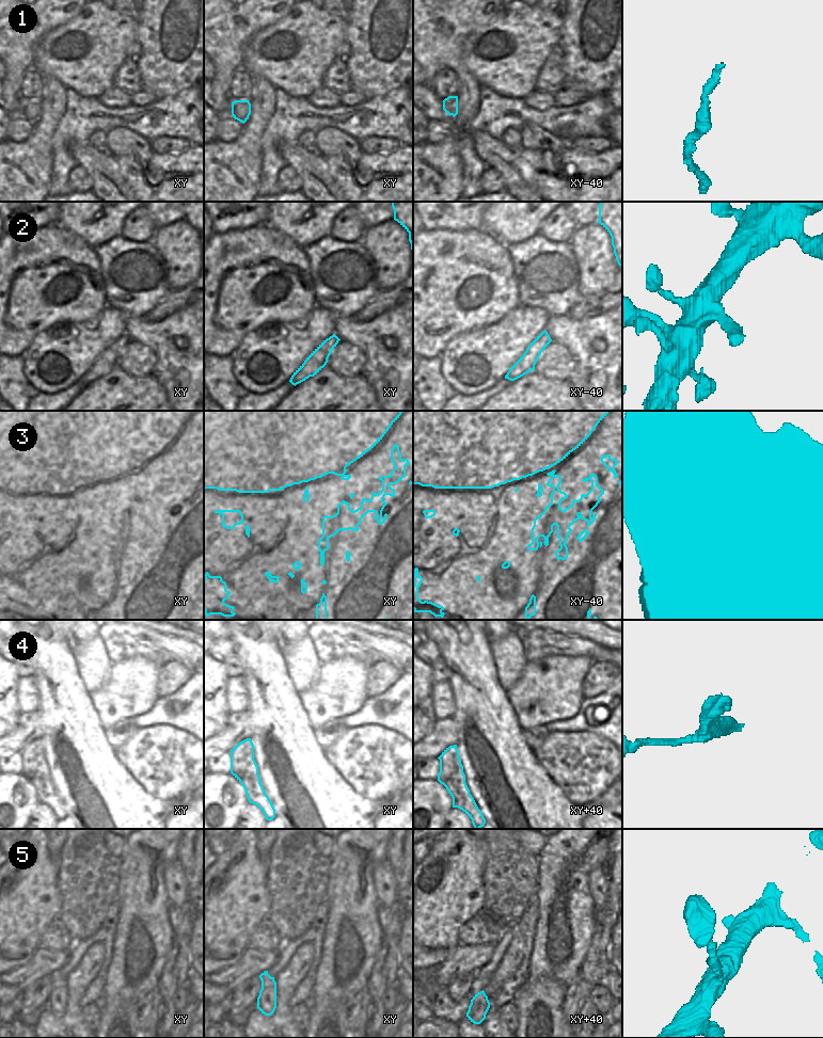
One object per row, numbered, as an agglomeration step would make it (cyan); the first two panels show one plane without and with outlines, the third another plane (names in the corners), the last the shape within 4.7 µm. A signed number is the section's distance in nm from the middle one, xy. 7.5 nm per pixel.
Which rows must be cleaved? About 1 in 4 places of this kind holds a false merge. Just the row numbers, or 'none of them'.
none of them

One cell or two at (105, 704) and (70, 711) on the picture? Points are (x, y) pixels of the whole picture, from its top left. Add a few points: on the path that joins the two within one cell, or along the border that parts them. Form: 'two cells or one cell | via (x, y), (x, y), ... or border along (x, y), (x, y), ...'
two cells | border along (89, 692), (91, 703), (104, 729)

